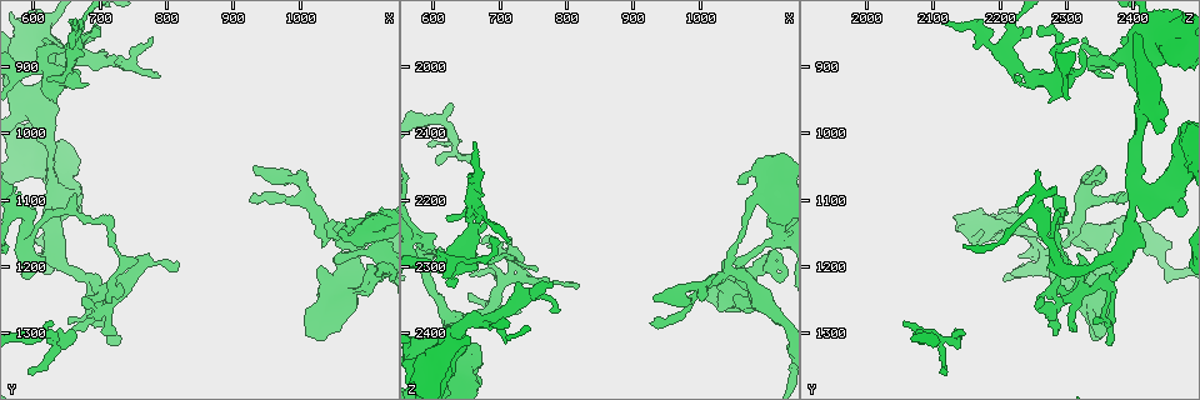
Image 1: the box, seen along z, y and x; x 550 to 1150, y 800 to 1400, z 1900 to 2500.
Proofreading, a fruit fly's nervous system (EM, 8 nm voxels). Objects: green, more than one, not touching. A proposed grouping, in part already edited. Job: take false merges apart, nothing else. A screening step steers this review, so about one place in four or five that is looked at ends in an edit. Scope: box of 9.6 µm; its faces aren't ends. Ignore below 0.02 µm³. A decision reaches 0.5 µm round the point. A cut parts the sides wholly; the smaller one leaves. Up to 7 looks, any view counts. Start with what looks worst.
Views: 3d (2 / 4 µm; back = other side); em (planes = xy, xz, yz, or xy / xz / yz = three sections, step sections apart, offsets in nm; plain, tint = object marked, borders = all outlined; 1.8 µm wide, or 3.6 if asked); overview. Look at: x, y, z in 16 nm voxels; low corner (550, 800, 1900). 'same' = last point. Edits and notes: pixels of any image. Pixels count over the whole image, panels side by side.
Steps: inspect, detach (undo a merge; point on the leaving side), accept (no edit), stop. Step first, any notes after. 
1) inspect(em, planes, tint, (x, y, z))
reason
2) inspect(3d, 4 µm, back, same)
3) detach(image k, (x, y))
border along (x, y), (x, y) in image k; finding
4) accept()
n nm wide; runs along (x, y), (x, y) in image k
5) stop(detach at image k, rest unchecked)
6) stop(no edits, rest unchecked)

inspect(em, yz, step 8, tint, (625, 905, 2295))
four-way junction

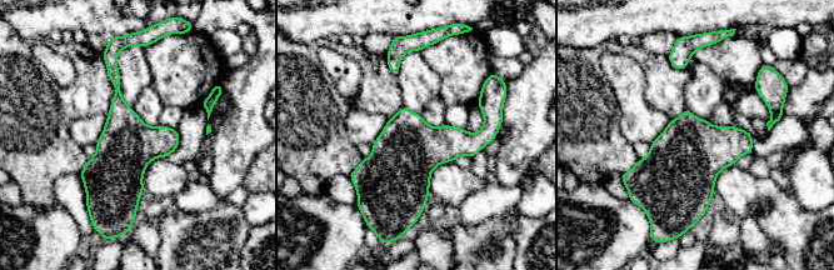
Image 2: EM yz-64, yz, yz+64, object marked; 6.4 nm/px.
accept()
360 nm wide; runs along (111, 63), (121, 116), (125, 206) in image 2; continuous, no second cell

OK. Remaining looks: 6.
inspect(3d, 4 µm, (700, 1240, 2315))
four or more arms meet

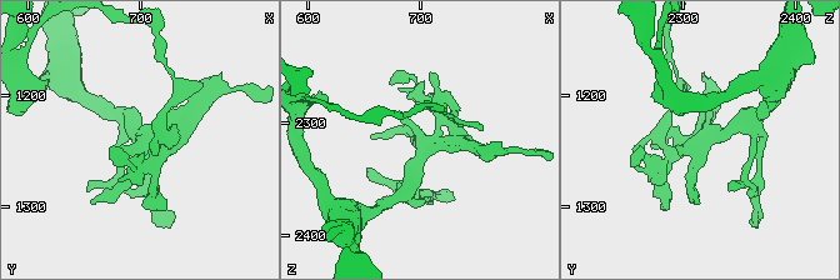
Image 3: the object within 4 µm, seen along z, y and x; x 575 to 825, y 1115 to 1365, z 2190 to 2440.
inspect(em, xz, step 4, tint, (702, 1238, 2314))
shape alone is not enough

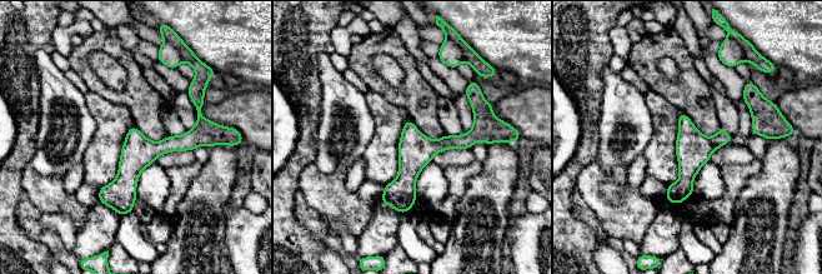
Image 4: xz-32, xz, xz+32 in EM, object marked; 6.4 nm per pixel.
inspect(em, planes, borders, same)

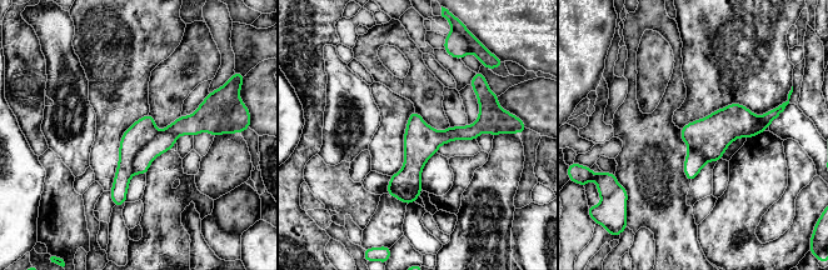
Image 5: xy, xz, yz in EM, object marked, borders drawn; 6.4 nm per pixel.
accept()
runs along (213, 125), (154, 143), (115, 200) in image 5; continuous, no second cell

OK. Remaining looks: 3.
inspect(3d, 2 µm, (1040, 1140, 2310))
branch point

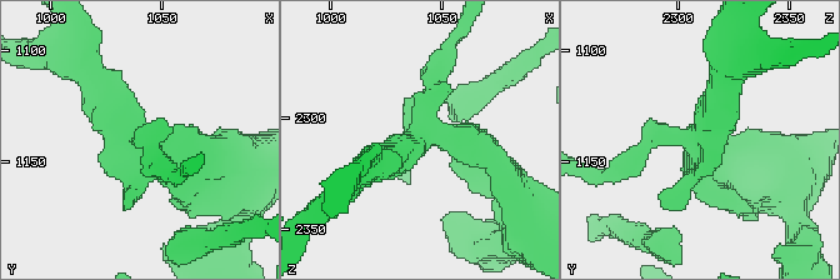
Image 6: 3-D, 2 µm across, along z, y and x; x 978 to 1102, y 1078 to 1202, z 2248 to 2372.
inspect(em, planes, tint, (1043, 1142, 2306))
now the EM

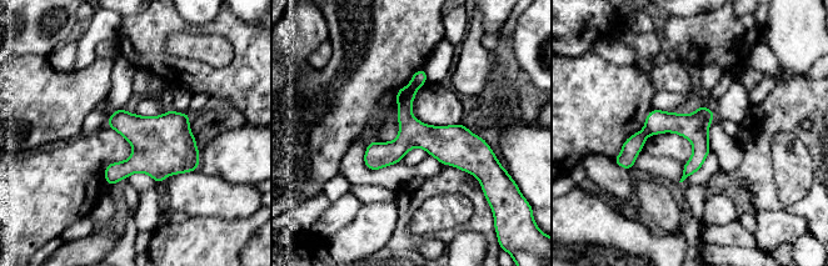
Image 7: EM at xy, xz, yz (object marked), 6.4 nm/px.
detach(image 7, (419, 78))
170 nm wide; border along (410, 83), (422, 85) in image 7; two cells meet here

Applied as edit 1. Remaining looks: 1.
stop(detach at image 7, rest unchecked)

